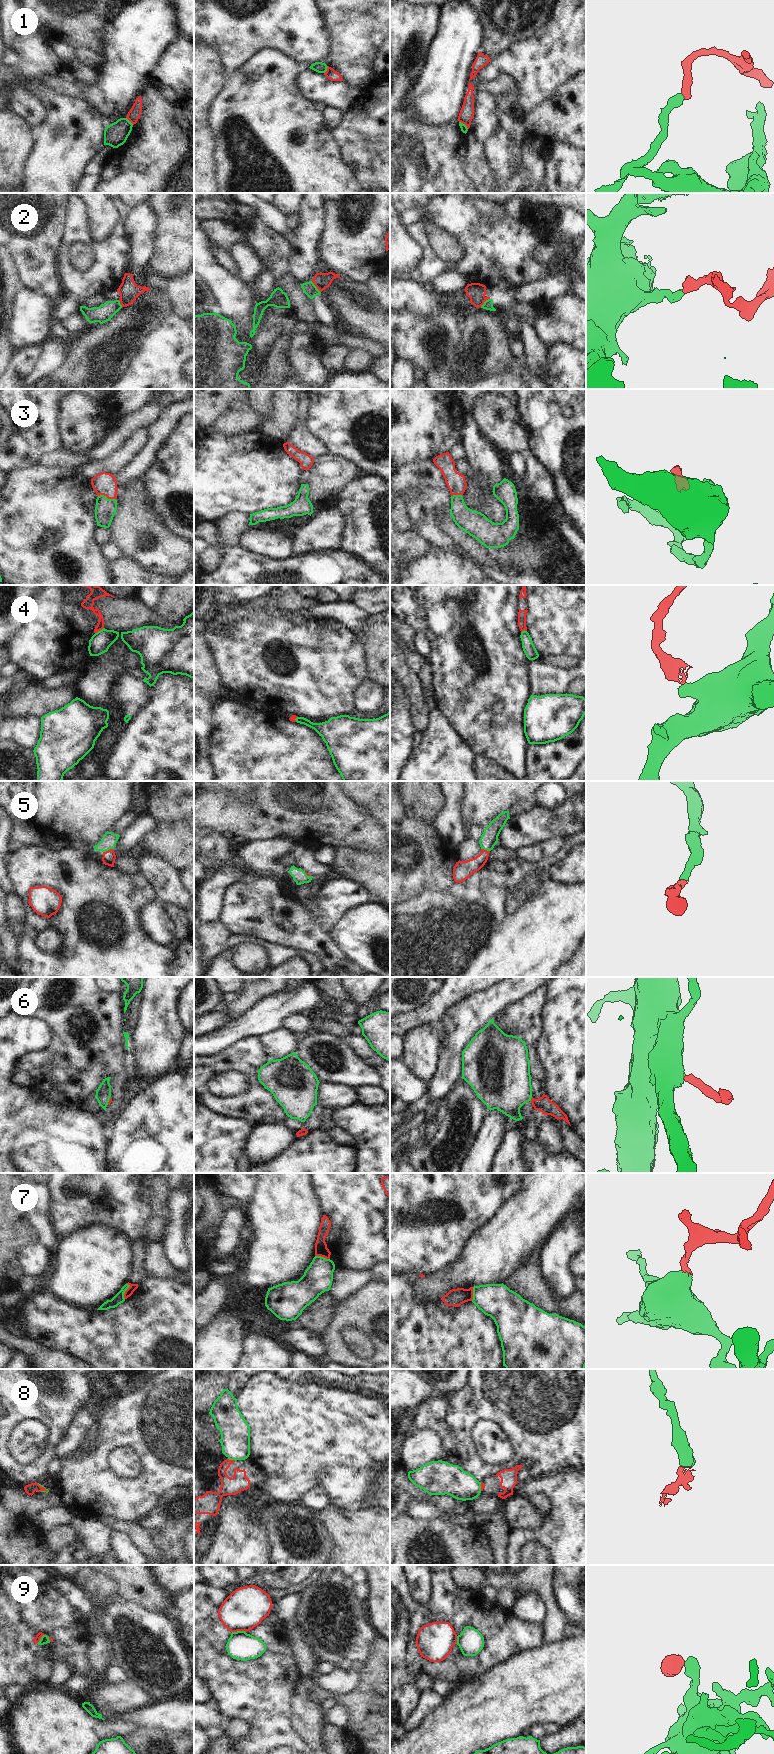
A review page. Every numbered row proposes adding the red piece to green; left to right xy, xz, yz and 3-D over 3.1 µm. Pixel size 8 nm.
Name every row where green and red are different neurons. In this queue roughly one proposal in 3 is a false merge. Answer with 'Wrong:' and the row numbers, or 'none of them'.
Wrong: 1, 4, 7, 8, 9.

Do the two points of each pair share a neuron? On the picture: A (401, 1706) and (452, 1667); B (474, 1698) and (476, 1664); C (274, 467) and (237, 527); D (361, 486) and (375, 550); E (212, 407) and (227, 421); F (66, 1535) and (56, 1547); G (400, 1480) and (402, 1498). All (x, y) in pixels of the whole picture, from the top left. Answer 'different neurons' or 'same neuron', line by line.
A: different neurons
B: different neurons
C: different neurons
D: same neuron
E: different neurons
F: same neuron
G: different neurons

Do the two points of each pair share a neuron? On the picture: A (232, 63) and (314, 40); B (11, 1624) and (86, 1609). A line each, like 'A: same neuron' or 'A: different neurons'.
A: same neuron
B: different neurons

